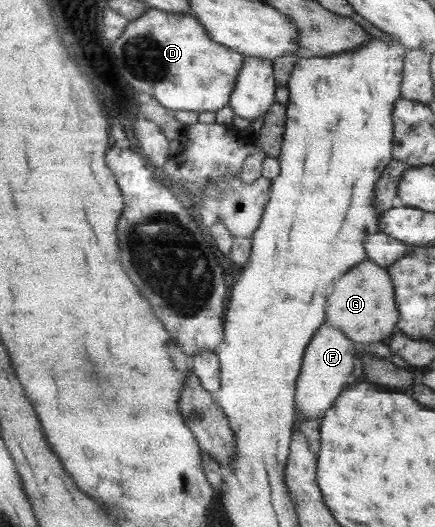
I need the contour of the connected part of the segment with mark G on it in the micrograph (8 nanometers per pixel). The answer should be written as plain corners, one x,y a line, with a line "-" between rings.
370,259
354,267
335,281
334,291
327,303
327,322
340,327
358,345
381,342
391,337
400,321
400,311
394,301
394,285
386,268

